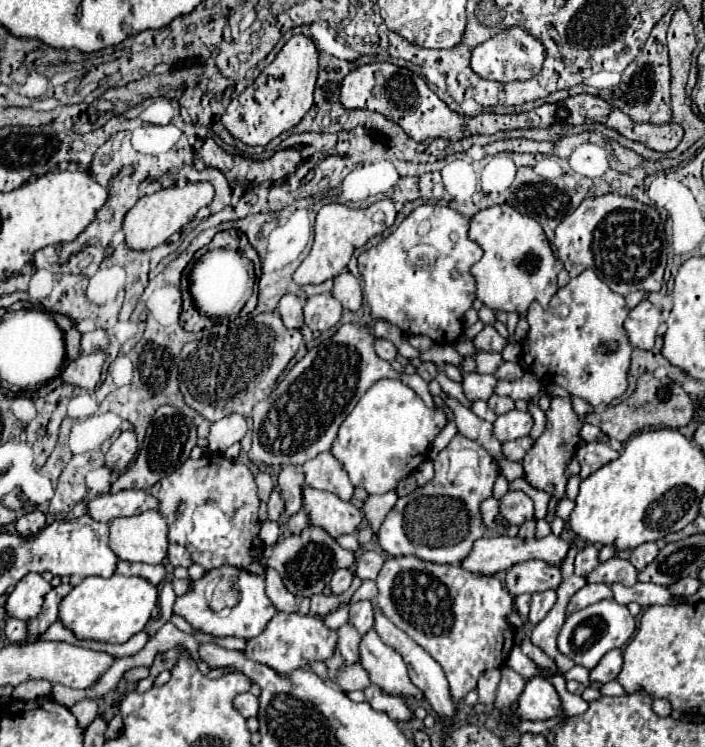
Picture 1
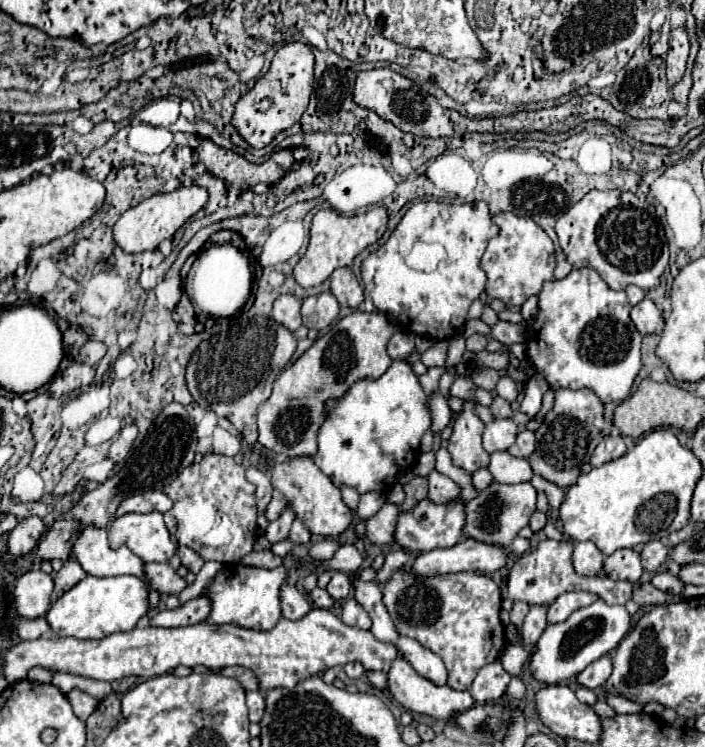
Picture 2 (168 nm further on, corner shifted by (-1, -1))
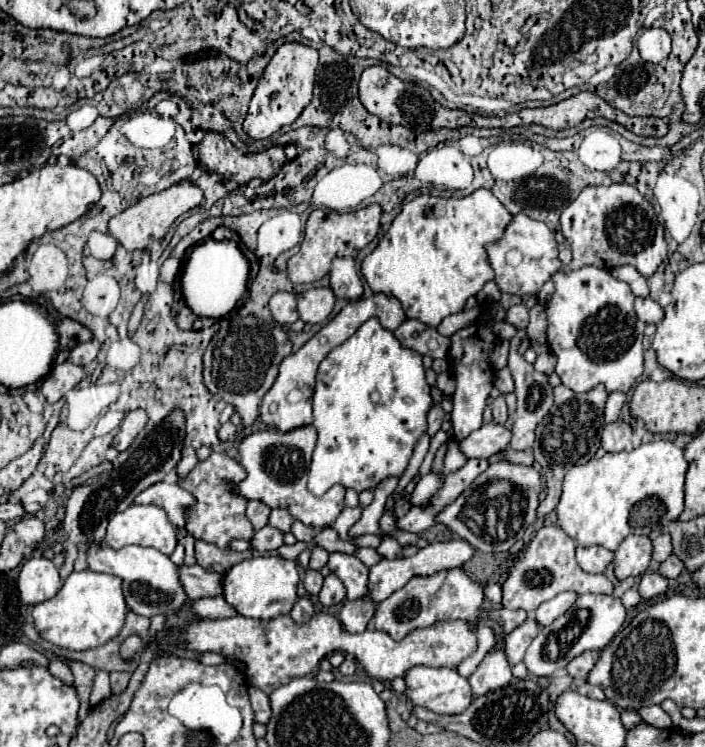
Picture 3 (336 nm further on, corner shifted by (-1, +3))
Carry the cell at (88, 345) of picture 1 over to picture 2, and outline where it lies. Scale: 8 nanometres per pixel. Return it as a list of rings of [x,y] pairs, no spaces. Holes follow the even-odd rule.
[[[89,340],[81,350],[79,350],[78,361],[75,362],[85,362],[85,364],[97,364],[107,352],[107,346],[103,342],[97,342],[97,340]]]

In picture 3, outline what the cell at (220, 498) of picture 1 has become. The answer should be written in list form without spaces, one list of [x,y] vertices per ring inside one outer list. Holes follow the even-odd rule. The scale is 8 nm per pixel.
[[[211,452],[207,460],[199,462],[187,476],[179,478],[177,484],[195,496],[195,504],[185,512],[185,530],[195,540],[205,540],[219,548],[227,548],[231,540],[251,540],[253,526],[245,516],[247,500],[241,494],[233,494],[231,484],[245,478],[245,468],[227,456],[225,452]]]

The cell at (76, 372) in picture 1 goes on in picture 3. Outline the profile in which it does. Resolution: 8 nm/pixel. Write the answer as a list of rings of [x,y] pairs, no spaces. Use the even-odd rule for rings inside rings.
[[[63,362],[55,366],[43,380],[41,394],[47,398],[47,402],[57,402],[61,400],[71,388],[75,388],[83,378],[85,378],[83,366],[77,366],[73,362]]]

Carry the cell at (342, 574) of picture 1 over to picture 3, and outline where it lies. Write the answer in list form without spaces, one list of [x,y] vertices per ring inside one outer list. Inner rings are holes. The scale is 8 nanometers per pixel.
[[[329,574],[323,582],[323,588],[319,592],[319,600],[323,606],[331,606],[331,604],[339,604],[345,600],[345,586],[343,582],[335,576],[335,574]]]

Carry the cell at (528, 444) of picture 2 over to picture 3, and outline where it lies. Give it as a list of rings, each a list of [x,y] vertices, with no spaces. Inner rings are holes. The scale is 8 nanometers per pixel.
[[[517,332],[511,342],[509,342],[509,358],[507,358],[507,366],[513,374],[515,380],[515,394],[517,394],[517,414],[515,414],[515,424],[513,424],[513,440],[511,440],[511,448],[513,450],[529,450],[535,442],[535,426],[545,418],[545,414],[551,410],[553,406],[553,388],[547,382],[547,376],[537,372],[533,368],[533,364],[525,362],[525,358],[517,352],[521,340],[527,338],[525,332]]]

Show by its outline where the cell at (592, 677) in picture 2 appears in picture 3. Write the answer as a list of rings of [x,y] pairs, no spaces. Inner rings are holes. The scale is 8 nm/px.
[[[583,652],[581,656],[577,656],[577,658],[573,658],[569,662],[567,672],[573,678],[583,678],[585,680],[587,674],[589,674],[589,670],[593,670],[595,664],[597,664],[597,654],[595,652]]]

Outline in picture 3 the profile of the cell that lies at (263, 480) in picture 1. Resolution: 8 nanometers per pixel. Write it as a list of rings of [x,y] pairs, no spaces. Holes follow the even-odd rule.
[[[251,500],[247,504],[247,518],[251,520],[251,524],[253,524],[255,530],[261,530],[267,524],[269,510],[271,510],[269,506],[265,506],[263,502],[257,502],[257,500]]]

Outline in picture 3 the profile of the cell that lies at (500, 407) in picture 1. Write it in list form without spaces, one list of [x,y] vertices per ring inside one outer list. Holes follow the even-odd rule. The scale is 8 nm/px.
[[[505,396],[495,398],[493,404],[491,404],[491,410],[493,410],[493,422],[505,424],[505,420],[507,420],[507,404],[505,404]]]

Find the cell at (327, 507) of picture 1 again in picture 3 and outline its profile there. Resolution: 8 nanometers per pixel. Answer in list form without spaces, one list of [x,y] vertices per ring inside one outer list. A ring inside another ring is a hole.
[[[305,426],[291,430],[287,434],[281,434],[277,430],[261,430],[247,438],[243,438],[239,446],[241,464],[247,470],[247,480],[239,484],[239,494],[247,500],[261,500],[269,508],[287,508],[295,520],[301,520],[305,526],[313,526],[317,530],[323,530],[331,526],[341,510],[345,508],[343,486],[329,488],[323,496],[313,496],[307,490],[307,472],[309,472],[309,458],[315,450],[315,428]]]

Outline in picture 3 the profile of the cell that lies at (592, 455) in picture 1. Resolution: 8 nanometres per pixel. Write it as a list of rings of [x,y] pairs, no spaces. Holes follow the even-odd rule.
[[[621,420],[615,424],[607,424],[601,434],[601,446],[605,448],[605,452],[611,452],[611,454],[623,452],[623,450],[633,450],[631,426]]]

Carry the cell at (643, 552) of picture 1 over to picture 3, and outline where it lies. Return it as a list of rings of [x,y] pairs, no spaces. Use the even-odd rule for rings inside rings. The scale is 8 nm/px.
[[[663,532],[653,540],[653,560],[655,560],[655,564],[665,562],[665,558],[669,554],[671,554],[671,538],[669,538],[667,532]]]

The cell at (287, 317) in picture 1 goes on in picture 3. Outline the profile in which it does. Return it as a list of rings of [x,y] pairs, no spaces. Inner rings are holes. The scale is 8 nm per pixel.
[[[277,292],[269,300],[269,308],[277,324],[293,324],[299,320],[297,312],[297,296],[291,292]]]

